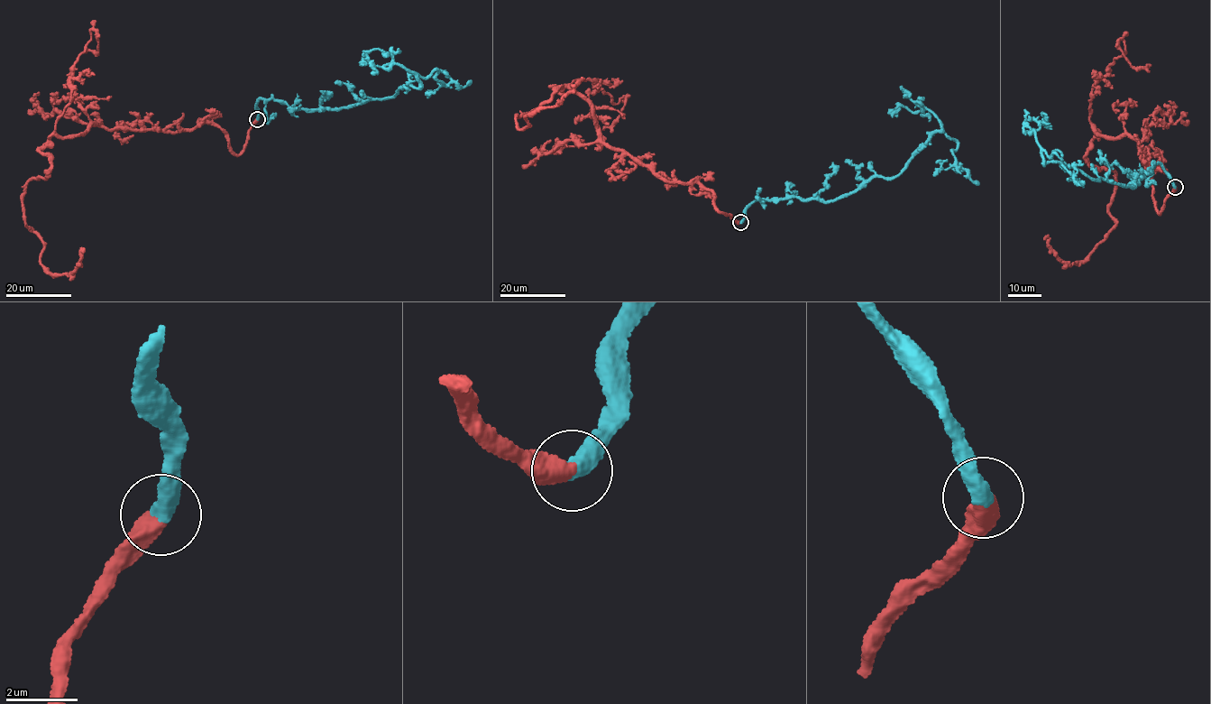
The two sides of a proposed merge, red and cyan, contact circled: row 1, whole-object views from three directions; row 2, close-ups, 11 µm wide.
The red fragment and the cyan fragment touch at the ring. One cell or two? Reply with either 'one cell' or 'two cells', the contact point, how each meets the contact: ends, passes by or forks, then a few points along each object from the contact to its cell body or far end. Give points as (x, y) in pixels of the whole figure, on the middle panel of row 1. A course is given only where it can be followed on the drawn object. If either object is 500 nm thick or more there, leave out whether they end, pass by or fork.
one cell; place (740, 222); course red (740, 222), (710, 190), (604, 145), (567, 88), (552, 87), (518, 129), (582, 78); course cyan (740, 222), (758, 199), (833, 202), (875, 177), (895, 177), (942, 125), (957, 143), (958, 166), (979, 183)

